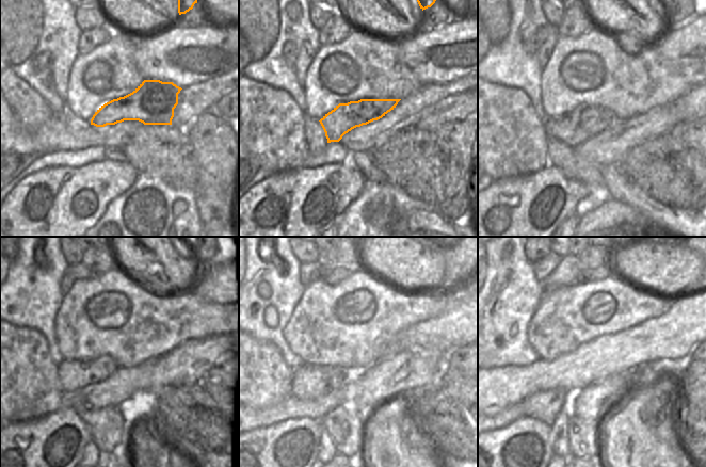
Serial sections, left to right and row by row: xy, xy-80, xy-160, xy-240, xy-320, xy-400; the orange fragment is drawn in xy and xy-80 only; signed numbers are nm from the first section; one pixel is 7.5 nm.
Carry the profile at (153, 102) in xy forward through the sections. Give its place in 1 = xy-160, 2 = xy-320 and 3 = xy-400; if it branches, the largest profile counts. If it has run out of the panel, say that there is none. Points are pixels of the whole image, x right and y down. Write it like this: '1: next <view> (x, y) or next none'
1: next xy-160 (574, 128)
2: next xy-320 (309, 382)
3: next xy-400 (544, 405)

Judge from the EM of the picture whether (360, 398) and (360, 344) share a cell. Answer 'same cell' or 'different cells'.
different cells

